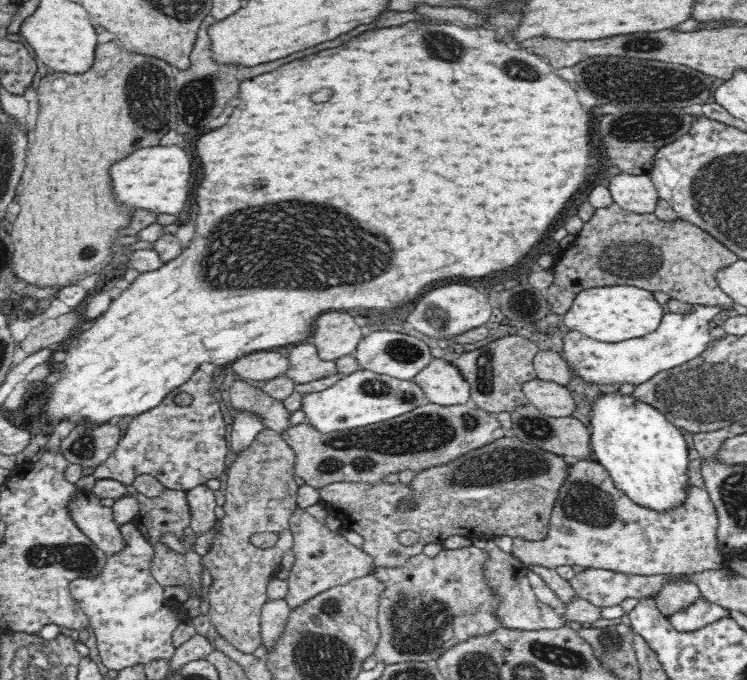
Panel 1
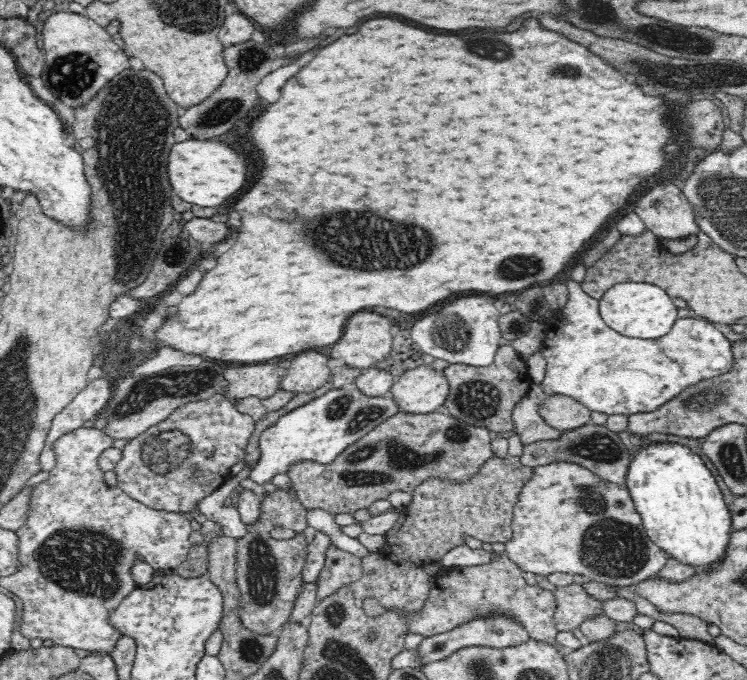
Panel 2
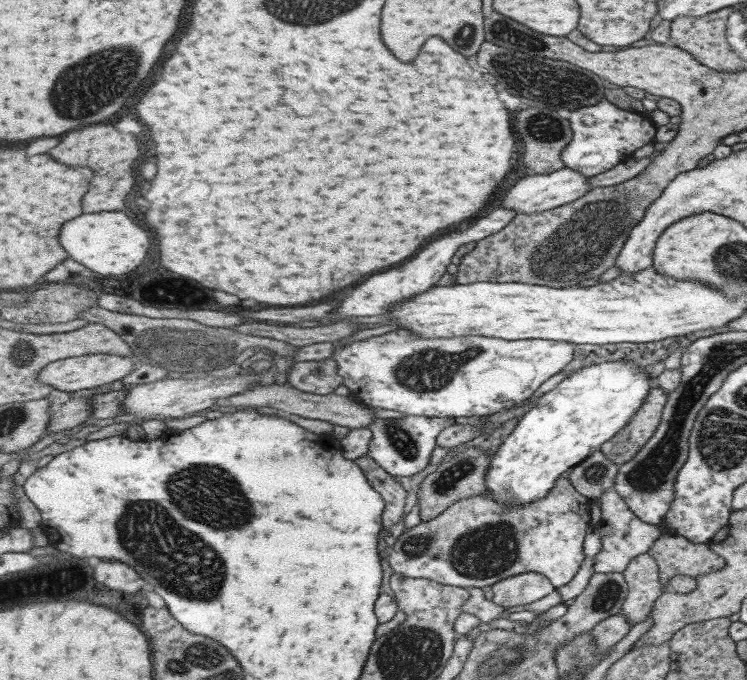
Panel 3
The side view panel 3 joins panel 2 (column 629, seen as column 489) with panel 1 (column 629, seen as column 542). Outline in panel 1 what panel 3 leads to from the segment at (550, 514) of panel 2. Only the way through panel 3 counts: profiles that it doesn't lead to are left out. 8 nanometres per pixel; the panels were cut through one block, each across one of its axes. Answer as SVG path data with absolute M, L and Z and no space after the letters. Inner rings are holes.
M581 460L581 461L568 461L566 478L558 490L558 496L552 510L548 535L544 540L540 541L526 541L522 539L514 539L512 544L512 556L516 557L522 564L526 566L541 566L541 568L555 569L558 566L572 566L577 569L606 569L626 574L638 574L648 576L653 574L698 574L706 572L706 570L716 570L727 566L729 559L721 554L719 550L719 534L718 523L719 517L715 505L712 503L708 492L705 489L699 489L691 486L691 494L689 495L689 502L682 508L670 513L656 513L656 511L648 511L637 506L636 503L630 501L622 491L616 489L615 483L610 478L610 474L597 461Z

